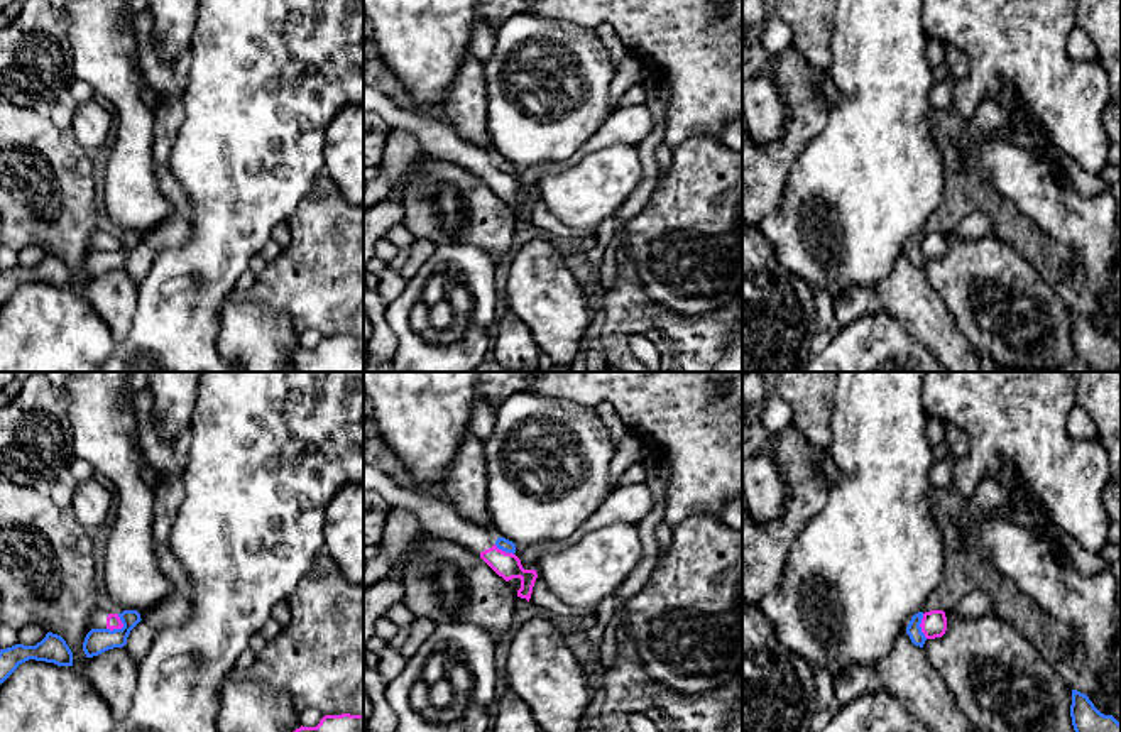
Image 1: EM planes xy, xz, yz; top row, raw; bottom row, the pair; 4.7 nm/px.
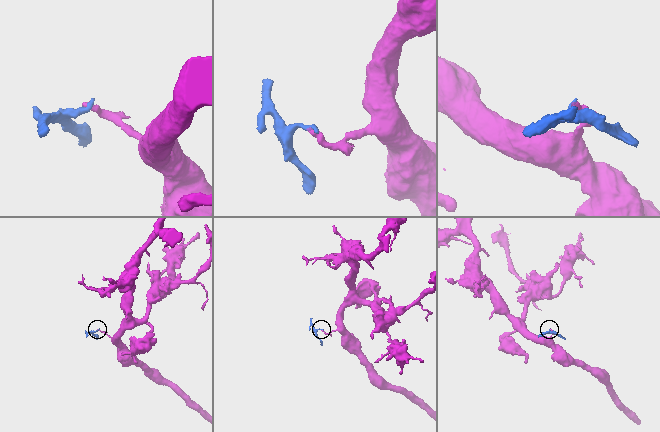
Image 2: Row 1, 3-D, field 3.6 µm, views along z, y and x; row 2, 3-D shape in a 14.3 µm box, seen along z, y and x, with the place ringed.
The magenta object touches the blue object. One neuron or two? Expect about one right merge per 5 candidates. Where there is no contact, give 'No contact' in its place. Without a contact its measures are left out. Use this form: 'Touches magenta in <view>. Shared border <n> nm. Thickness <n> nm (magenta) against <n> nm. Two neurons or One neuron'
Touches magenta in xy. Shared border 100 nm. Thickness 70 nm (magenta) against 120 nm. Two neurons

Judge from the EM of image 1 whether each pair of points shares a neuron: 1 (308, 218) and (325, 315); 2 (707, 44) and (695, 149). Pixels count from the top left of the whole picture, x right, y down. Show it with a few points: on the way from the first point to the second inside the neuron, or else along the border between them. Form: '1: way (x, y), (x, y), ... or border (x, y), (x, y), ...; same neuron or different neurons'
1: way (325, 242), (325, 291); same neuron
2: border (719, 137), (687, 137), (673, 149); different neurons

